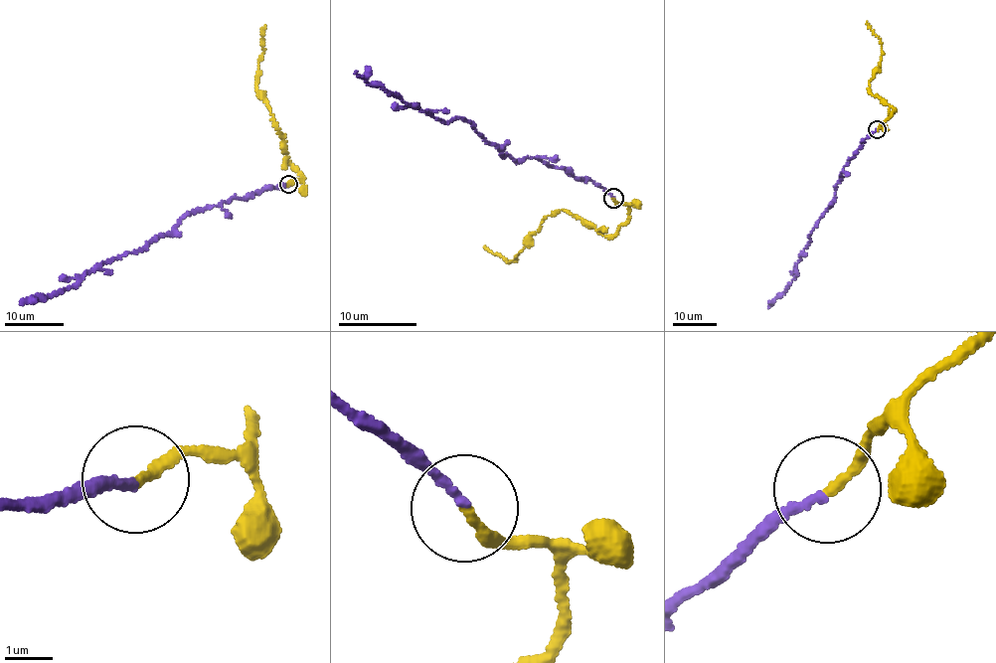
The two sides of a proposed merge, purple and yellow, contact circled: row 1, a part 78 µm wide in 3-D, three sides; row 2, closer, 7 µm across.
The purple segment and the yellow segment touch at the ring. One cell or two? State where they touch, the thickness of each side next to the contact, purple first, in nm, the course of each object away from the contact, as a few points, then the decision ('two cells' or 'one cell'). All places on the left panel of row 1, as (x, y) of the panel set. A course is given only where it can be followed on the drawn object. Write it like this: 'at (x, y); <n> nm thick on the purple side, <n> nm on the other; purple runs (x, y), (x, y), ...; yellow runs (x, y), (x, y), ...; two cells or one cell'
at (288, 184); 180 nm thick on the purple side, 190 nm on the other; purple runs (288, 185), (191, 212), (169, 234), (101, 262), (72, 286), (21, 303); yellow runs (288, 184), (300, 182), (302, 178), (288, 160), (271, 110), (257, 89), (264, 26); one cell

